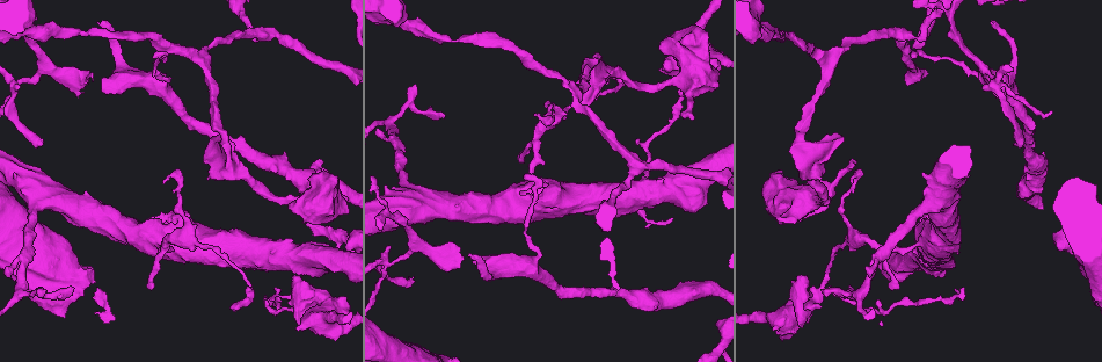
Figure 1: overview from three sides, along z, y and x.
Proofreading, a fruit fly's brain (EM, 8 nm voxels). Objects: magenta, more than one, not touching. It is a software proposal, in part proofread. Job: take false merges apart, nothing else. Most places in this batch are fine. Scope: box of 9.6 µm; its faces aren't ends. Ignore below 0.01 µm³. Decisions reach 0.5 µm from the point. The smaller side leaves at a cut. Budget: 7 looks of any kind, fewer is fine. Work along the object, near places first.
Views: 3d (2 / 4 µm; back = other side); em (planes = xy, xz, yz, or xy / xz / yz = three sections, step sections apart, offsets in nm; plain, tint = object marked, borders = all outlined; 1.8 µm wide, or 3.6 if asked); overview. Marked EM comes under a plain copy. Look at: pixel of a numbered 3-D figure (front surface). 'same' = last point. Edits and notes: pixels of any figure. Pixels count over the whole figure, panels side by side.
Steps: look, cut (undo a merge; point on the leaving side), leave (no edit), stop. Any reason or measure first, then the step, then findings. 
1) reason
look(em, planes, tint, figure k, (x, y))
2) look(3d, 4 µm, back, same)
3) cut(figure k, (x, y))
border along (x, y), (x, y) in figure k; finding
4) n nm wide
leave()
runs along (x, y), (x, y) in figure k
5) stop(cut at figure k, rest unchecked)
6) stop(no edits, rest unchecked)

thin neck
look(3d, 4 µm, figure 1, (186, 249))

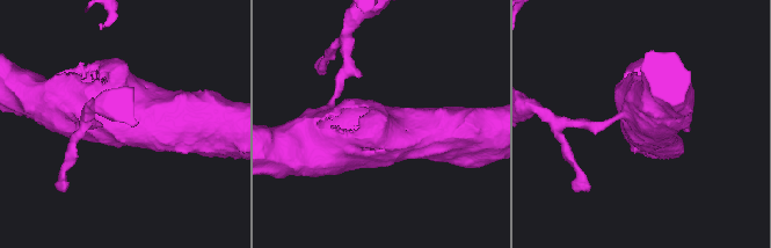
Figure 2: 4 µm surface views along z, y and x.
now the EM
look(em, 3.6 µm, planes, tint, figure 2, (121, 128))

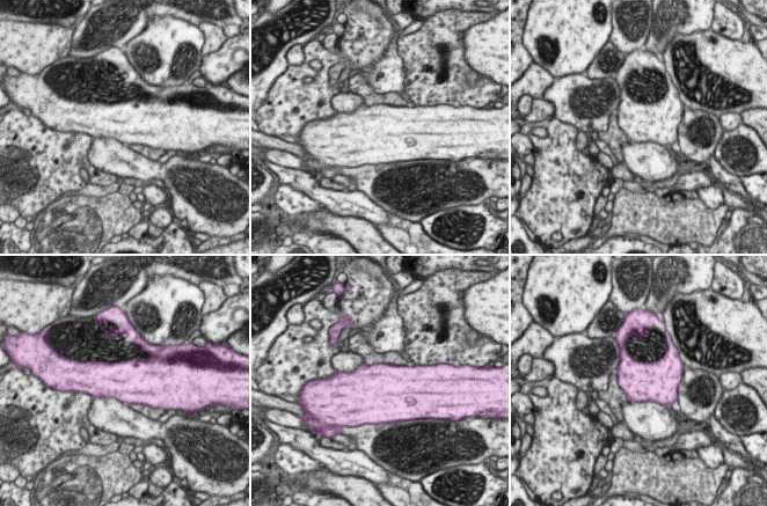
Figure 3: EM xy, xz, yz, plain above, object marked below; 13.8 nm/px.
leave()
all the same neuron

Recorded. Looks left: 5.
sharp bend
look(em, yz, step 8, tint, figure 1, (597, 74))

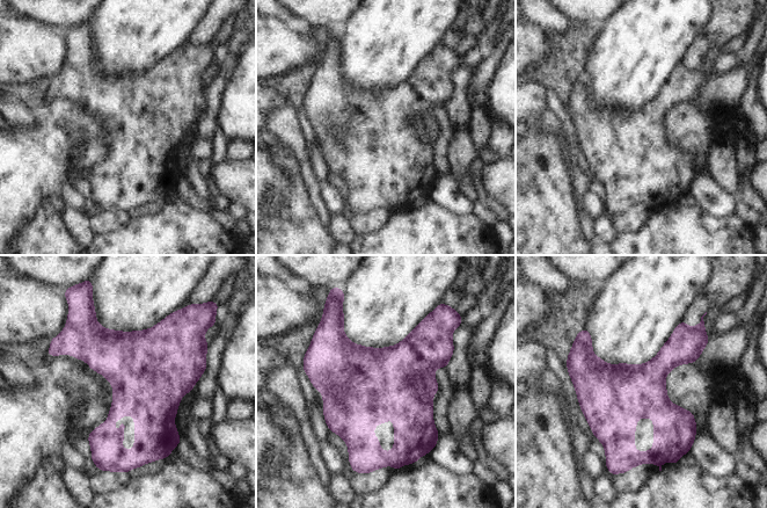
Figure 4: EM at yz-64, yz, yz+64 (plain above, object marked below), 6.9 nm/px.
look(em, planes, tint, same)

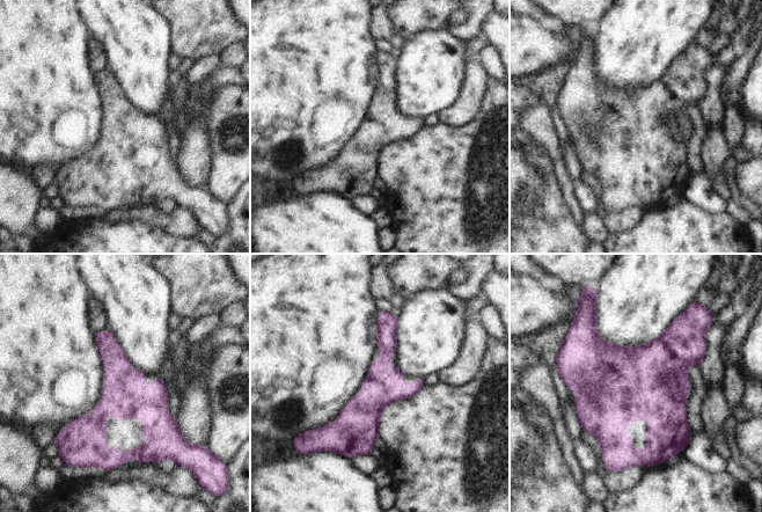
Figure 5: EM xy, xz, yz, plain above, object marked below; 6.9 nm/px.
leave()
runs along (386, 314), (363, 451) in figure 5; all the same neuron

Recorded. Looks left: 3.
look(em, yz, step 8, tint, figure 1, (637, 164))

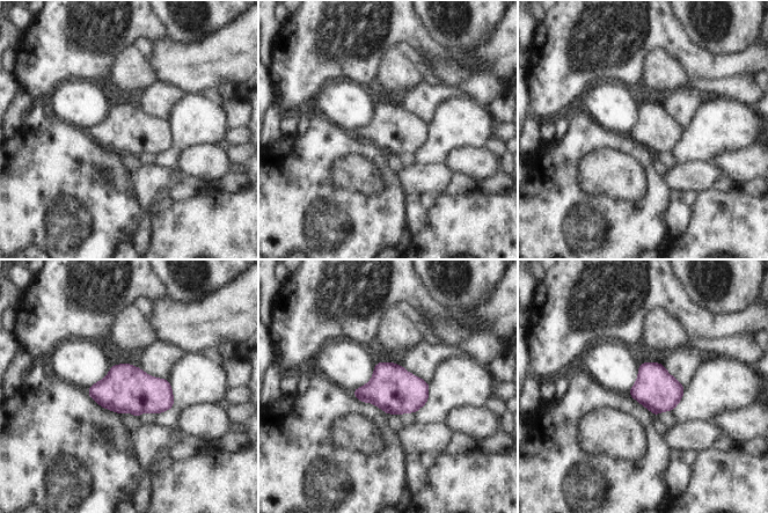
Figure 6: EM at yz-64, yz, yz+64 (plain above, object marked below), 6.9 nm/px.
cut it another way
look(em, planes, borders, same)

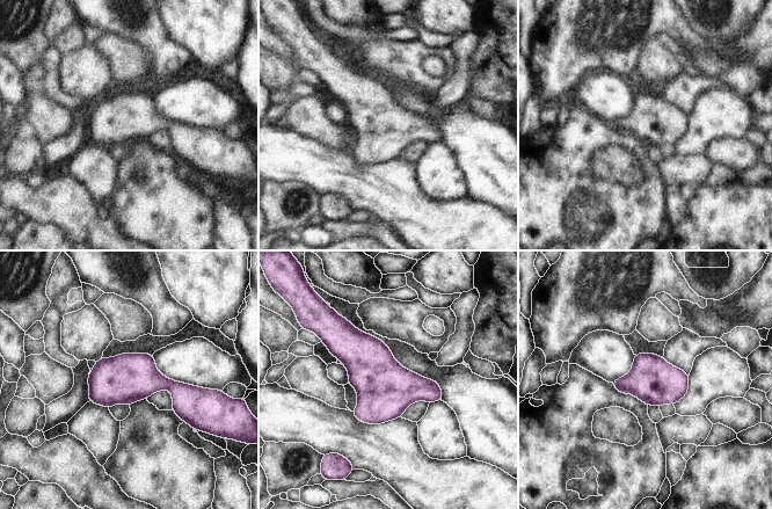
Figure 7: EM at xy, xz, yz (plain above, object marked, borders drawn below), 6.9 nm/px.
leave()
continuous, no second neuron

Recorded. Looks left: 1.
stop(no edits, rest unchecked)

